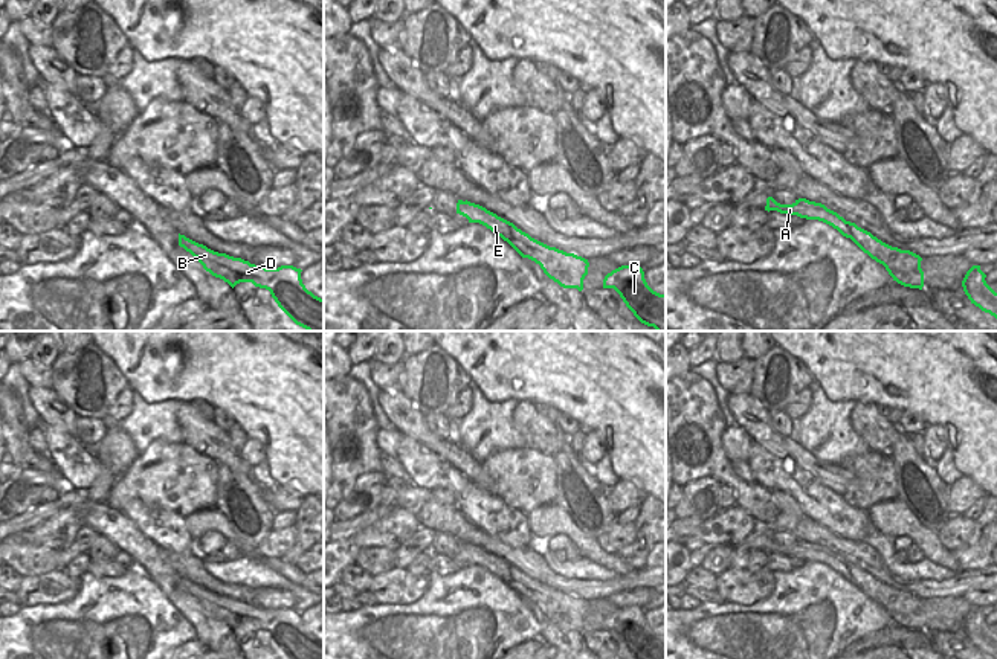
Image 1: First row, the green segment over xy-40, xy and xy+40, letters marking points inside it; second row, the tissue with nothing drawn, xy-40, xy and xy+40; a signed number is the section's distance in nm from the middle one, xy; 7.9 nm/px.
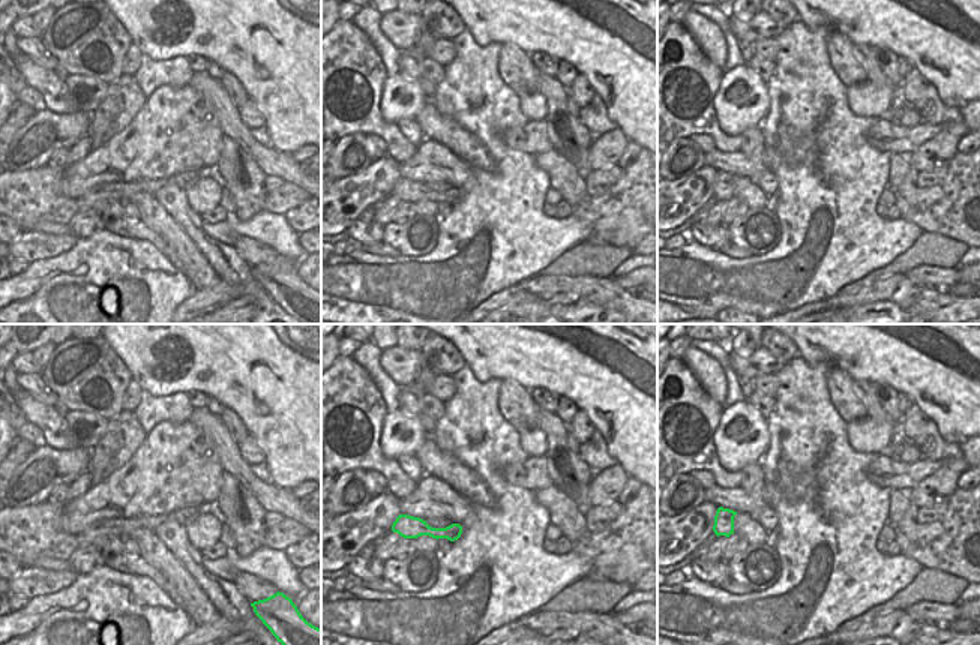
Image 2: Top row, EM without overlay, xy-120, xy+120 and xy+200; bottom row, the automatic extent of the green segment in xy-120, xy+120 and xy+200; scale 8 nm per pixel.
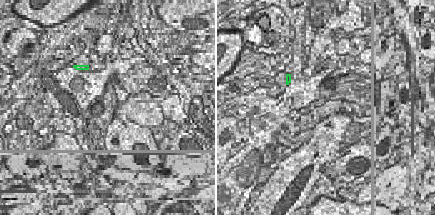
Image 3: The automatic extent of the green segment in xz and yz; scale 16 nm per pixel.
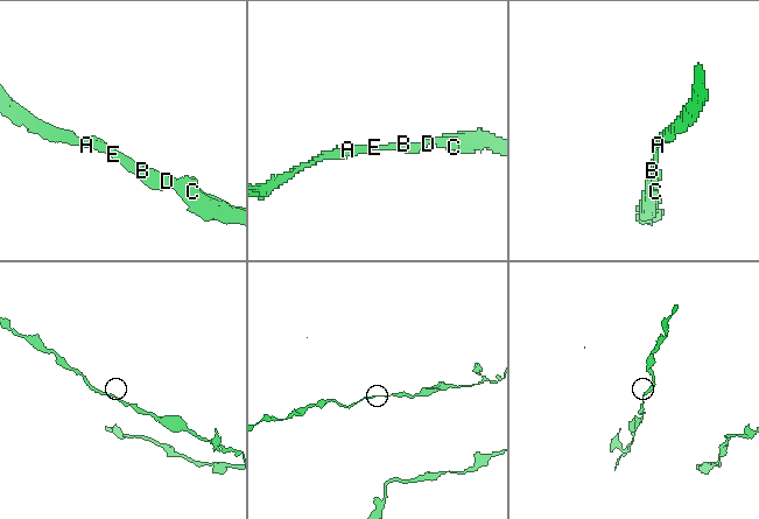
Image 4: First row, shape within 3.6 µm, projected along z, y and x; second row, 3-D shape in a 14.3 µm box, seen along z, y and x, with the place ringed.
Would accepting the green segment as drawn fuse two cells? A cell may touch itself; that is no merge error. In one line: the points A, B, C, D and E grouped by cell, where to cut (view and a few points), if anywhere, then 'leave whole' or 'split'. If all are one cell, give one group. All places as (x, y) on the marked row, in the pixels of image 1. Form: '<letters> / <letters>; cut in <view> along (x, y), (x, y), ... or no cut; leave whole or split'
A B C D E; no cut; leave whole

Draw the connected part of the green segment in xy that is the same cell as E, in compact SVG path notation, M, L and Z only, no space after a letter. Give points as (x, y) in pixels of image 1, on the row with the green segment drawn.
M458 200L457 214L466 217L469 223L479 223L490 229L507 241L522 258L539 264L544 273L560 287L583 290L583 279L589 267L588 259L550 247L531 238L513 223L467 200Z

